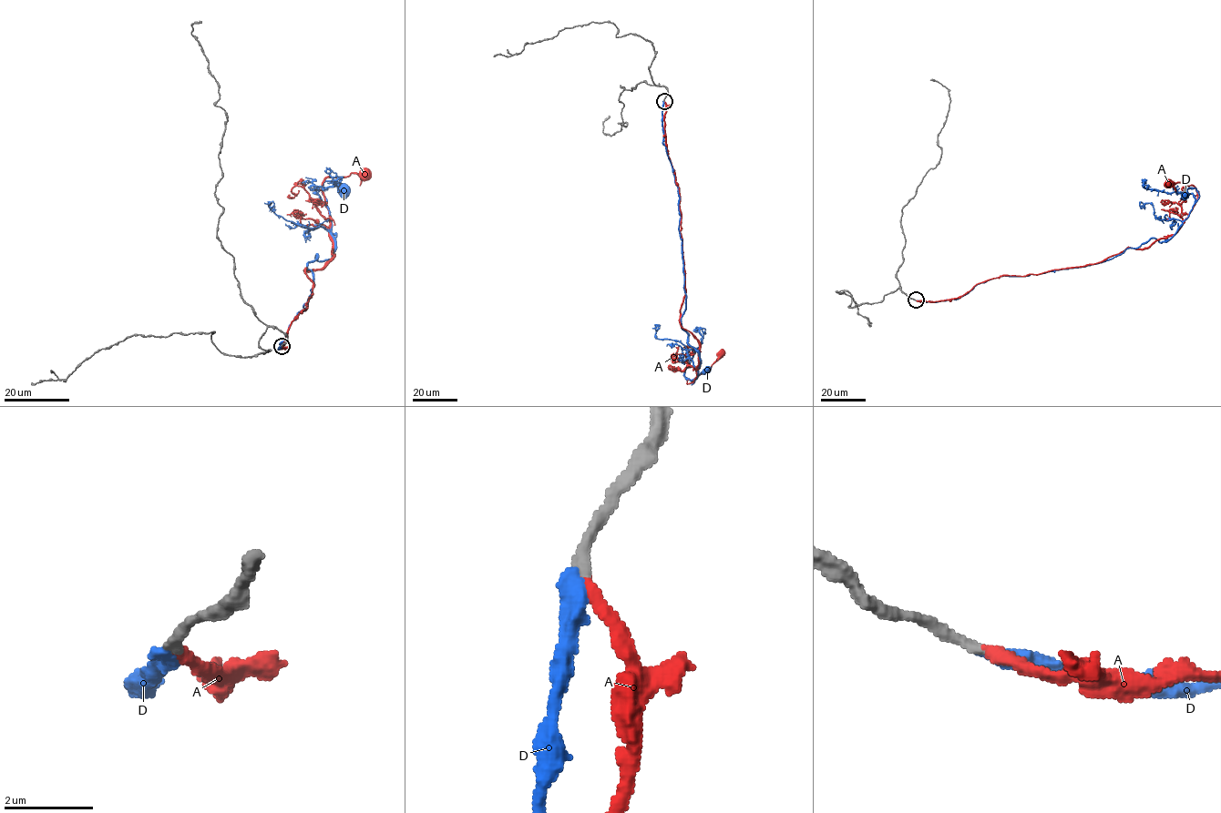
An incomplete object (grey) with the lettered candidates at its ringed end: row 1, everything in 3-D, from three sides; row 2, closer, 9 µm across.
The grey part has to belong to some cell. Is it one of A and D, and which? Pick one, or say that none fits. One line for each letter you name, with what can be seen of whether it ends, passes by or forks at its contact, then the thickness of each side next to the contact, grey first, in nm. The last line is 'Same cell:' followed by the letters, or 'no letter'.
A: it ends | 260/280 nm
Same cell: A

